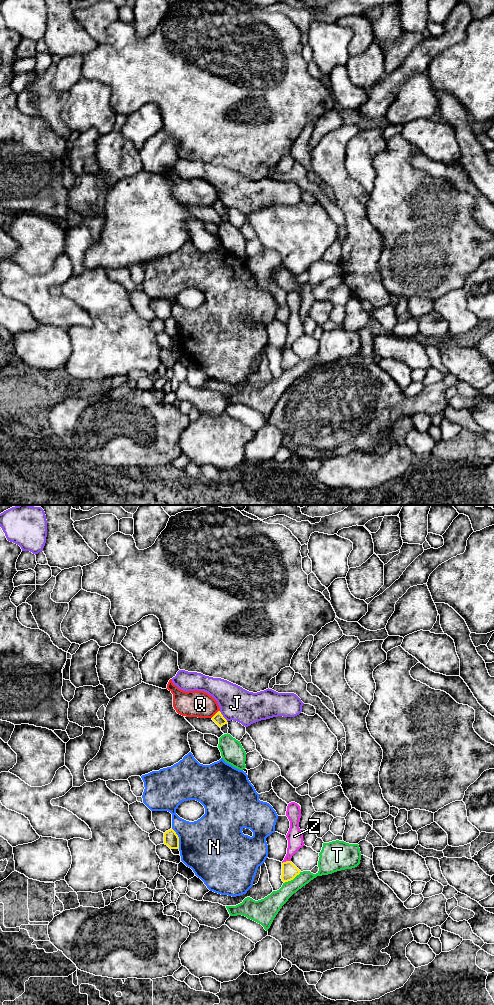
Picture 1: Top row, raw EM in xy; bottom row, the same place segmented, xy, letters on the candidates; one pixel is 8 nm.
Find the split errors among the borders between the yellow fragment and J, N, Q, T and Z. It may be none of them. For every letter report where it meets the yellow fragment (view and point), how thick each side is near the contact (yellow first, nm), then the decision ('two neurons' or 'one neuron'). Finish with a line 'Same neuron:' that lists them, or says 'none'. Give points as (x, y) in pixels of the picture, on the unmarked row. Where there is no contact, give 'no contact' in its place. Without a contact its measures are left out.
J: meets yellow in xy at (222, 204); 90 nm thick on the yellow side, 260 nm on the other; two neurons
N: meets yellow in xy at (178, 326); 120 nm thick on the yellow side, 460 nm on the other; two neurons
Q: meets yellow in xy at (216, 201); 90 nm thick on the yellow side, 220 nm on the other; two neurons
T: meets yellow in xy at (292, 367); 130 nm thick on the yellow side, 150 nm on the other; two neurons
Z: meets yellow in xy at (286, 349); 130 nm thick on the yellow side, 130 nm on the other; two neurons
Same neuron: none

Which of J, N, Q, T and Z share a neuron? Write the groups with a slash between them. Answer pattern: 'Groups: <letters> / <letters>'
Groups: J / N / Q / T / Z

